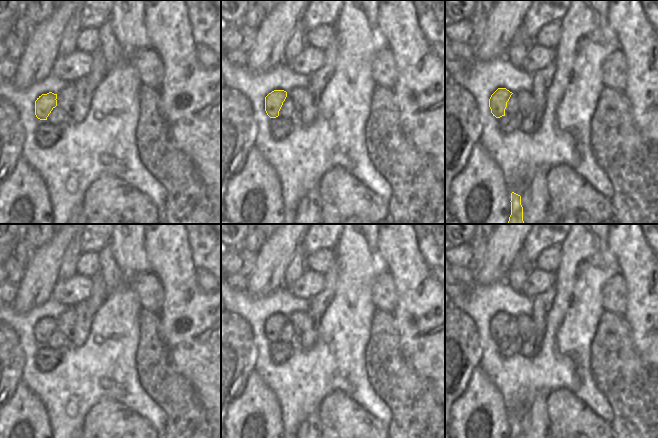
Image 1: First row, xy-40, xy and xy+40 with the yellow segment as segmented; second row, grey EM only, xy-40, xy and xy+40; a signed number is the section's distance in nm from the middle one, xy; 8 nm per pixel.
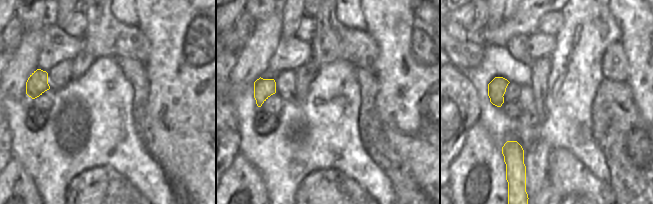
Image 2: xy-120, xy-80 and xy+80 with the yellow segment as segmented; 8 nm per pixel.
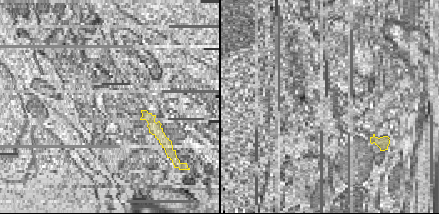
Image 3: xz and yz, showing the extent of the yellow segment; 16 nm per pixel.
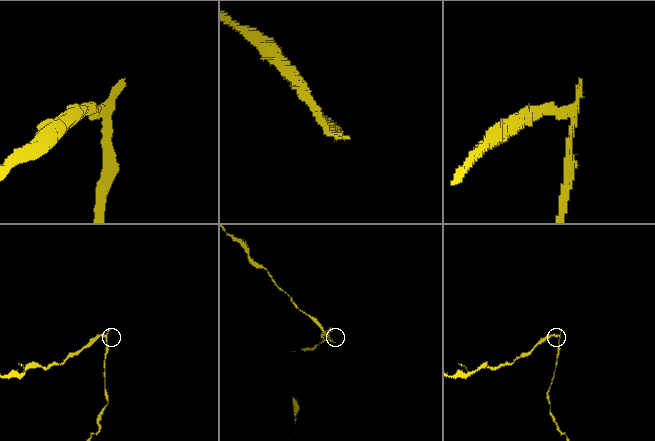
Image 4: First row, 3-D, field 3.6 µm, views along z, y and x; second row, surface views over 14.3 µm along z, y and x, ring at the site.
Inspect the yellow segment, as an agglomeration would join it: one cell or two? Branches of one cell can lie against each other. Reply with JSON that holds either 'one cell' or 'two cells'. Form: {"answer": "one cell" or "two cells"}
{"answer": "two cells"}

